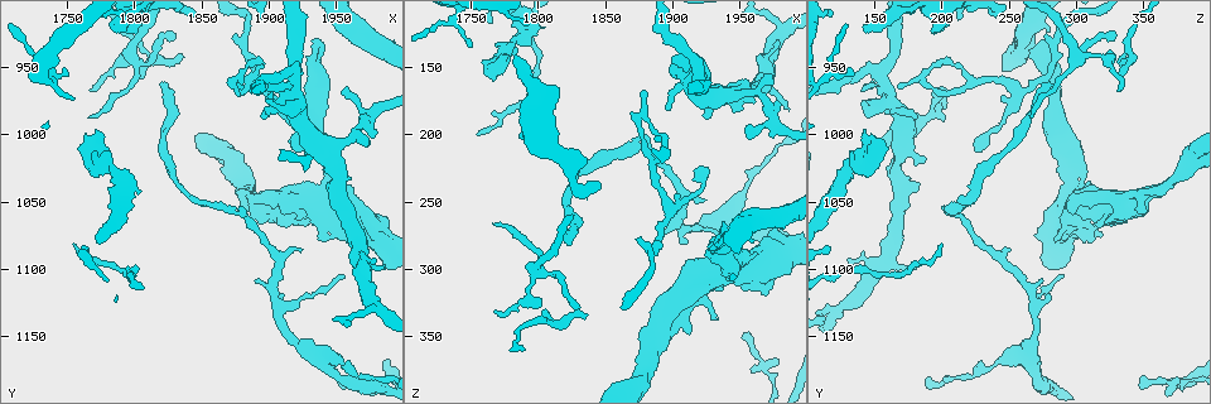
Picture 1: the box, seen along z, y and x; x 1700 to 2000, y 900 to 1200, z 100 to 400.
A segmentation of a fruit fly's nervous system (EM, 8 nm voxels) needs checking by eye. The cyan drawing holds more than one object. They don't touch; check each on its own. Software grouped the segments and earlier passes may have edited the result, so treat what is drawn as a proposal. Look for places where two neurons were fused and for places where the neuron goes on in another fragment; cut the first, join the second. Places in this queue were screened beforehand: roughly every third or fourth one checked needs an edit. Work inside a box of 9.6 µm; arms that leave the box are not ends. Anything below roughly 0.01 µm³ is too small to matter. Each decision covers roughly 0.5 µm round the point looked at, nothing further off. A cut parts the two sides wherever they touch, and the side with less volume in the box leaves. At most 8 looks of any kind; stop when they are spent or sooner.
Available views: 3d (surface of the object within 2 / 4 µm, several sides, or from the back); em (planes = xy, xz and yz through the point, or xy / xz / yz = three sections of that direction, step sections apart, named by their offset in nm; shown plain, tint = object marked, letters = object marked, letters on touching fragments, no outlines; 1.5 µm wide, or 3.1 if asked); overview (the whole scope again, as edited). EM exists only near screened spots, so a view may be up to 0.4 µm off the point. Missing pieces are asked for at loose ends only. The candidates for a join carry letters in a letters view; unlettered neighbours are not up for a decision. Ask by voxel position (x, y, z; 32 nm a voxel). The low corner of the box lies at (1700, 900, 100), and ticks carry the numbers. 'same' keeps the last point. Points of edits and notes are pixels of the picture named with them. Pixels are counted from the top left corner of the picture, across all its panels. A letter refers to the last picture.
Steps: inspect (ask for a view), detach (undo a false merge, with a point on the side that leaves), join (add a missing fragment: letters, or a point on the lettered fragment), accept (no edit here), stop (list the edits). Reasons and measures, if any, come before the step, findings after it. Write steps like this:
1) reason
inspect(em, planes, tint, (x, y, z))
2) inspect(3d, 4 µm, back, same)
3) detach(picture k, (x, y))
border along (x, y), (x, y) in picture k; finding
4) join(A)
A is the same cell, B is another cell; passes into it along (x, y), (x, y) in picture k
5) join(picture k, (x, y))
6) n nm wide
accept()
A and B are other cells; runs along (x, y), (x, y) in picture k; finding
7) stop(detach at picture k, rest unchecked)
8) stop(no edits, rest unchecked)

an open end
inspect(em, planes, plain, (1830, 926, 328))

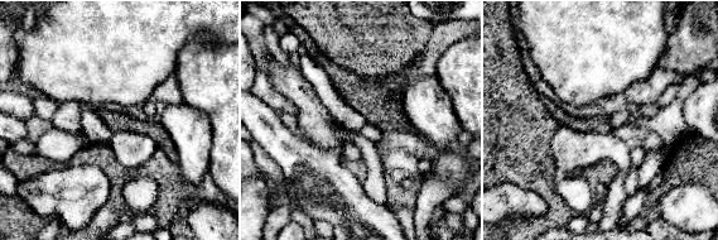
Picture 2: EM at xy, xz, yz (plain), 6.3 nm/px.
inspect(em, planes, letters, same)

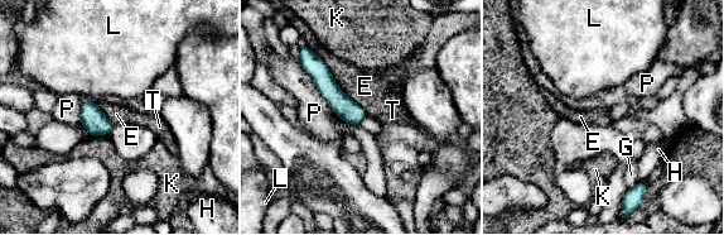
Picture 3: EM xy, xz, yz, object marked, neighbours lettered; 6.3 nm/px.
E touches over 550 nm
accept()
E, G, H, K, L, P and T are other cells; border along (362, 108), (367, 114) in picture 3; no lettered fragment goes on from it

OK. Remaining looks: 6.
branch stops here
inspect(3d, 4 µm, (1934, 928, 278))

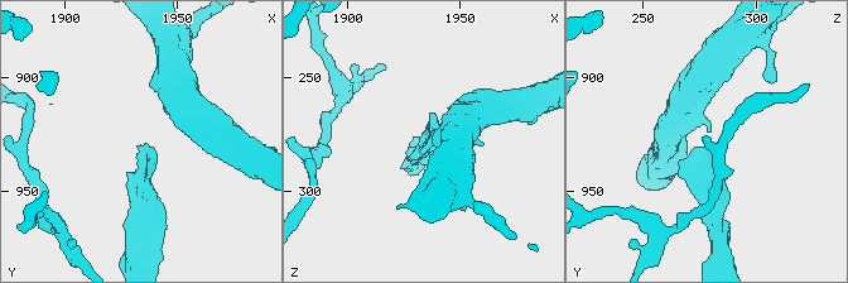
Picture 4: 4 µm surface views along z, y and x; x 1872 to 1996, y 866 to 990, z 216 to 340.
now the EM
inspect(em, planes, tint, (1934, 929, 278))

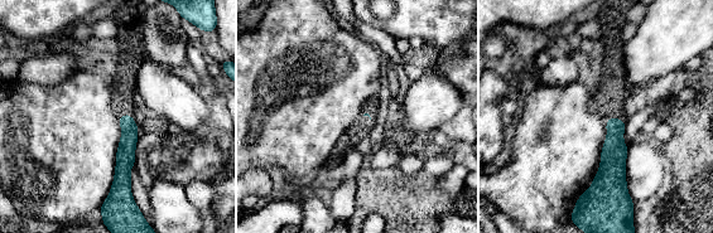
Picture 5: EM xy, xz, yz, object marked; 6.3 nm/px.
see the neighbours
inspect(em, planes, letters, same)

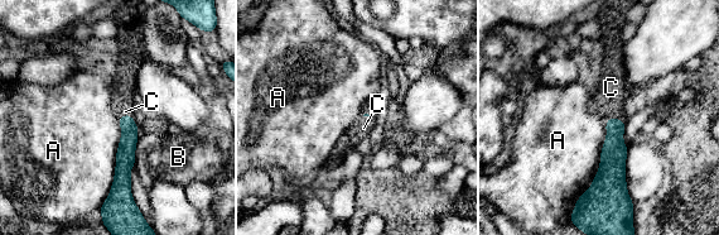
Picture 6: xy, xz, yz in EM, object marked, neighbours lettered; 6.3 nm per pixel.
join(picture 6, (611, 87))
C is the same cell, A and B are other cells; passes into it along (613, 154), (613, 119), (611, 87) in picture 6; the neuron continues

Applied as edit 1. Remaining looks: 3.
inspect(overview)

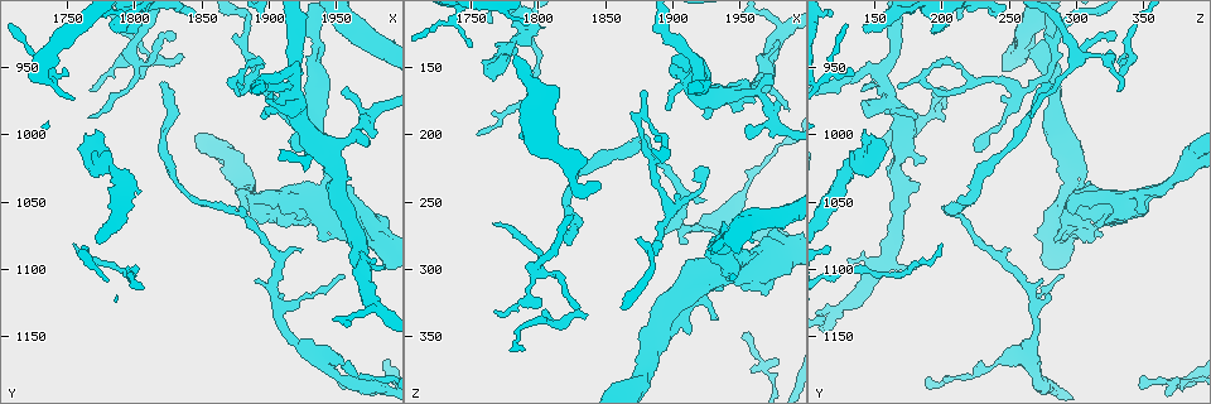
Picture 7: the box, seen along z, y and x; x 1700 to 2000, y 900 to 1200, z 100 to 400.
an open end
inspect(3d, 4 µm, (1896, 986, 184))

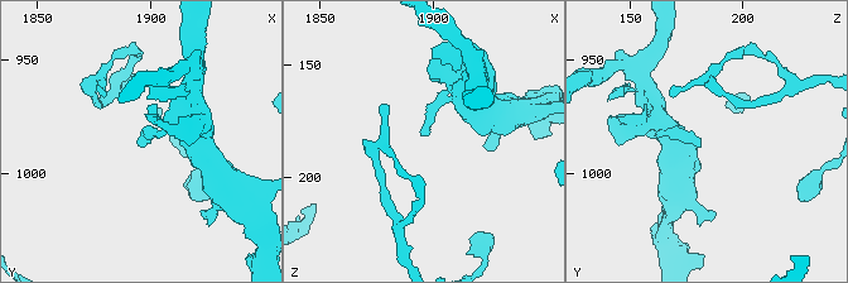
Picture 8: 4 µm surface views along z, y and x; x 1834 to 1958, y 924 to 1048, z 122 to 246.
inspect(em, planes, letters, (1895, 987, 181))

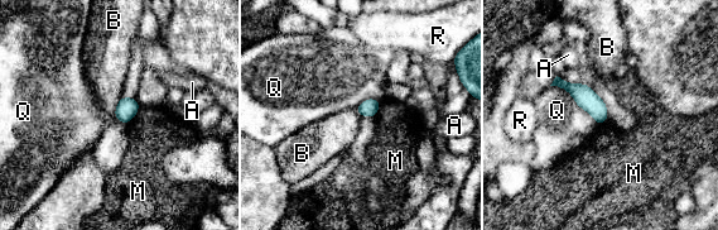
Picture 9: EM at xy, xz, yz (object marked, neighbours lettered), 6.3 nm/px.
110 nm wide
accept()
A, B, M, Q and R are other cells; no lettered fragment goes on from it

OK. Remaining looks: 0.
stop(join at picture 6, rest unchecked)

